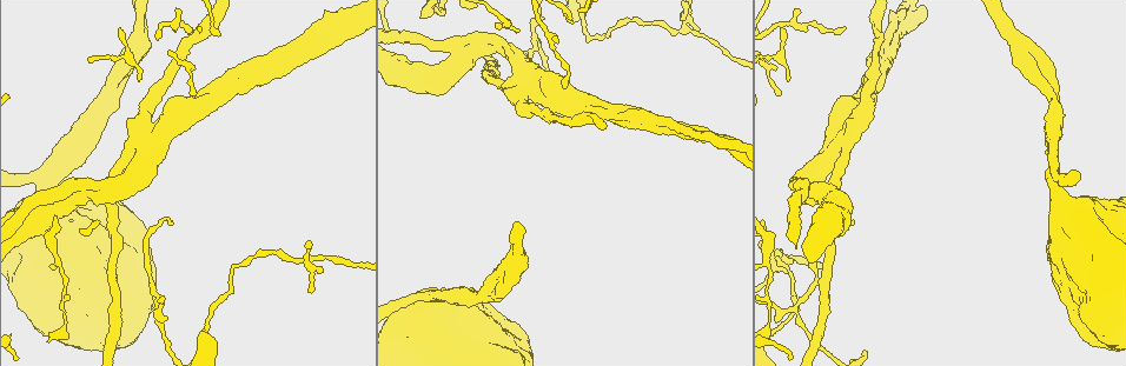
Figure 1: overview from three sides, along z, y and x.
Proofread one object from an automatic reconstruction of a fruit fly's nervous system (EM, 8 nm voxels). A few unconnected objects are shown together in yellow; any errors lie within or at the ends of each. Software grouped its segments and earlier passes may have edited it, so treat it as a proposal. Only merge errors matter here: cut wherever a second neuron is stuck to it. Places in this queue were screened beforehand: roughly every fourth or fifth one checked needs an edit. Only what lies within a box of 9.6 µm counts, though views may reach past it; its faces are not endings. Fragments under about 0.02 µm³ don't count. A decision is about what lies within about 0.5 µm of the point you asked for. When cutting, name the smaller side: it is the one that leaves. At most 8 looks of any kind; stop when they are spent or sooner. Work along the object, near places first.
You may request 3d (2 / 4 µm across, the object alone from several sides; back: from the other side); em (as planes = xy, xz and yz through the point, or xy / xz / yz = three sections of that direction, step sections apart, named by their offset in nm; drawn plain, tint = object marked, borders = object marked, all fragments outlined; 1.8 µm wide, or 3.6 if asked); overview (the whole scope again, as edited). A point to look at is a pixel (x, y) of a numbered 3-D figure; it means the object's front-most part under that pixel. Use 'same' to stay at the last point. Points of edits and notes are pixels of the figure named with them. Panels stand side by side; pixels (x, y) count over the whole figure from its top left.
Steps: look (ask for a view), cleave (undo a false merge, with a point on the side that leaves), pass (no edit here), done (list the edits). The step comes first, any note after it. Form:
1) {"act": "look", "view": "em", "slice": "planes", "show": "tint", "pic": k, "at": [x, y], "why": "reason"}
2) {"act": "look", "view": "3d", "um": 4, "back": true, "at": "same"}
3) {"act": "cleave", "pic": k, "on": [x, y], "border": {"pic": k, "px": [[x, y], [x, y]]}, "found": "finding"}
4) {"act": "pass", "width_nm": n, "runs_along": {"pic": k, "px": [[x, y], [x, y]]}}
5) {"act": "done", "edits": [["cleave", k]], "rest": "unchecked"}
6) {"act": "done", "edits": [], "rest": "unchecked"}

{"act": "look", "view": "3d", "um": 2, "back": true, "pic": 1, "at": [724, 141], "why": "three arms meet"}

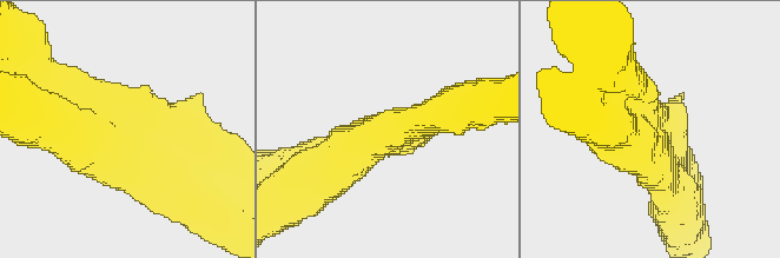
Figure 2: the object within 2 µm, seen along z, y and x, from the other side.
{"act": "look", "view": "em", "slice": "planes", "show": "tint", "pic": 2, "at": [396, 128]}

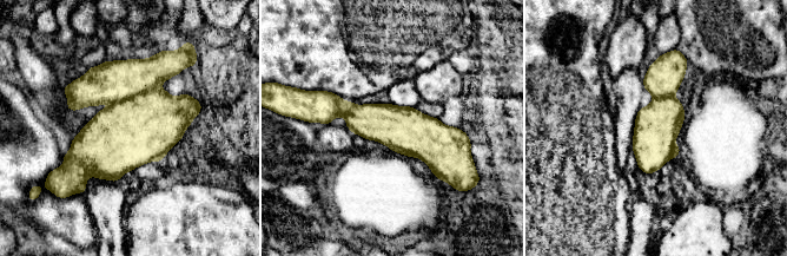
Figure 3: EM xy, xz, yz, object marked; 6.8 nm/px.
{"act": "pass", "runs_along": {"pic": 3, "px": [[323, 113], [462, 139]]}, "found": "continuous, no second neuron"}

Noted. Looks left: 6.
{"act": "look", "view": "em", "slice": "yz", "step": 4, "show": "tint", "pic": 1, "at": [787, 259], "why": "three-way junction"}

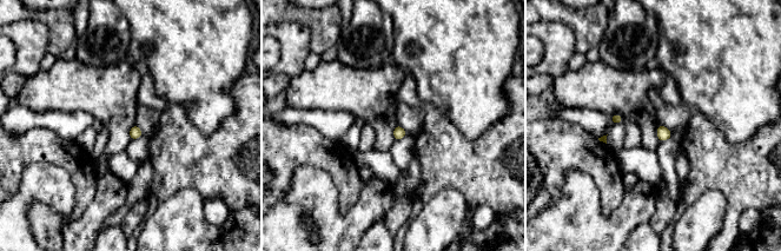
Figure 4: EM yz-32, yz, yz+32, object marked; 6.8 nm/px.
{"act": "look", "view": "em", "slice": "planes", "show": "tint", "at": "same"}

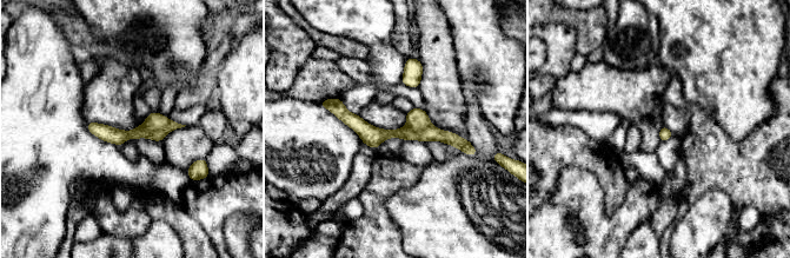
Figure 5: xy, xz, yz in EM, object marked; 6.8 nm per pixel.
{"act": "cleave", "pic": 5, "on": [154, 121], "border": {"pic": 5, "px": [[170, 120], [153, 131], [143, 125]]}, "found": "two neurons meet here"}

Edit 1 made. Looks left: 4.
{"act": "look", "view": "em", "slice": "planes", "show": "tint", "pic": 1, "at": [89, 191], "why": "arms part here"}

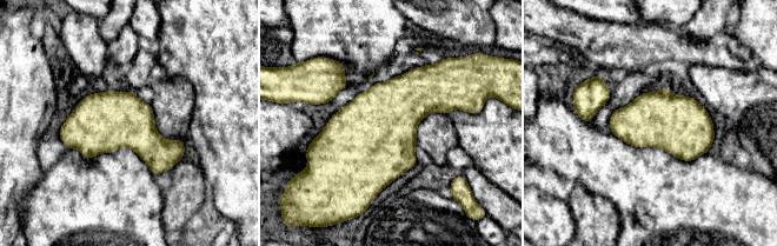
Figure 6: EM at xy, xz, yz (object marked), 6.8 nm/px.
{"act": "pass", "found": "continuous, no second neuron"}

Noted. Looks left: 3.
{"act": "look", "view": "em", "slice": "yz", "step": 8, "show": "tint", "pic": 1, "at": [492, 289], "why": "arms run side by side"}

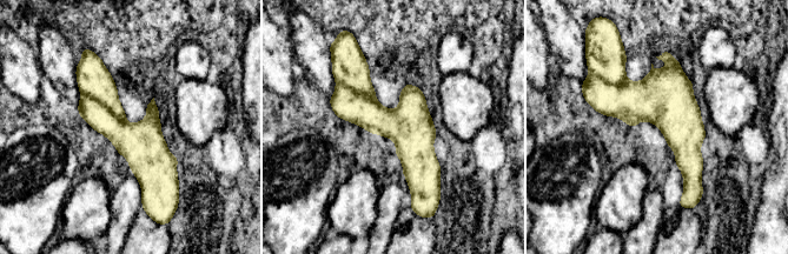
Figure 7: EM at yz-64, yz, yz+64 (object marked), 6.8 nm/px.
{"act": "look", "view": "em", "slice": "planes", "show": "borders", "at": "same"}

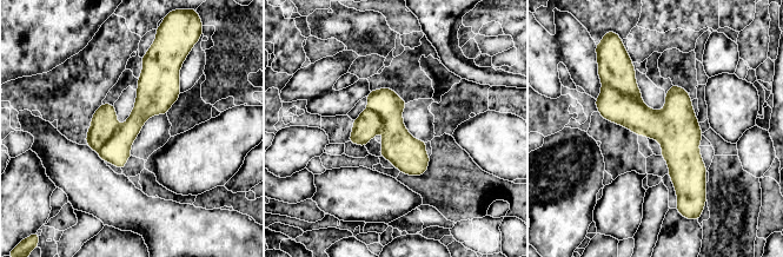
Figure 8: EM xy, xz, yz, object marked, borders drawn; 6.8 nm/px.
{"act": "cleave", "pic": 8, "on": [615, 67], "width_nm": 260, "border": {"pic": 8, "px": [[602, 81], [641, 100]]}, "found": "a second neuron is stuck on"}

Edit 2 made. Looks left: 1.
{"act": "done", "edits": [["cleave", 5], ["cleave", 8]], "rest": "unchecked"}

